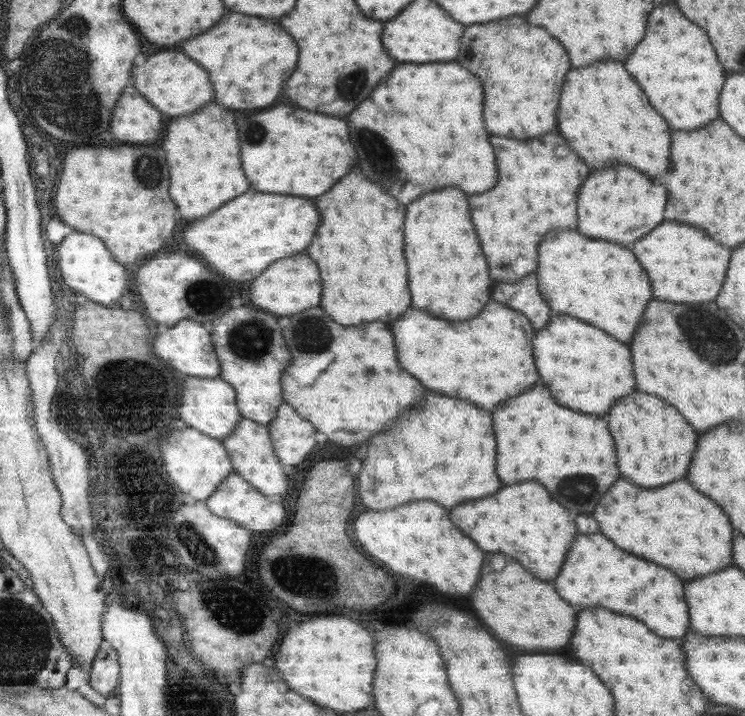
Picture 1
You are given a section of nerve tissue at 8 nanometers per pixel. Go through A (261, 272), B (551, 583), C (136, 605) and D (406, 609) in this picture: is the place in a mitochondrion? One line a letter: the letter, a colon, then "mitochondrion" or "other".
A: other
B: other
C: other
D: other

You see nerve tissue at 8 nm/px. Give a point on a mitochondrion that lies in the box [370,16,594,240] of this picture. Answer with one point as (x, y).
(469, 53)

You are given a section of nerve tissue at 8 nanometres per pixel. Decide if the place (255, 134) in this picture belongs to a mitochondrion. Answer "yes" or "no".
yes

